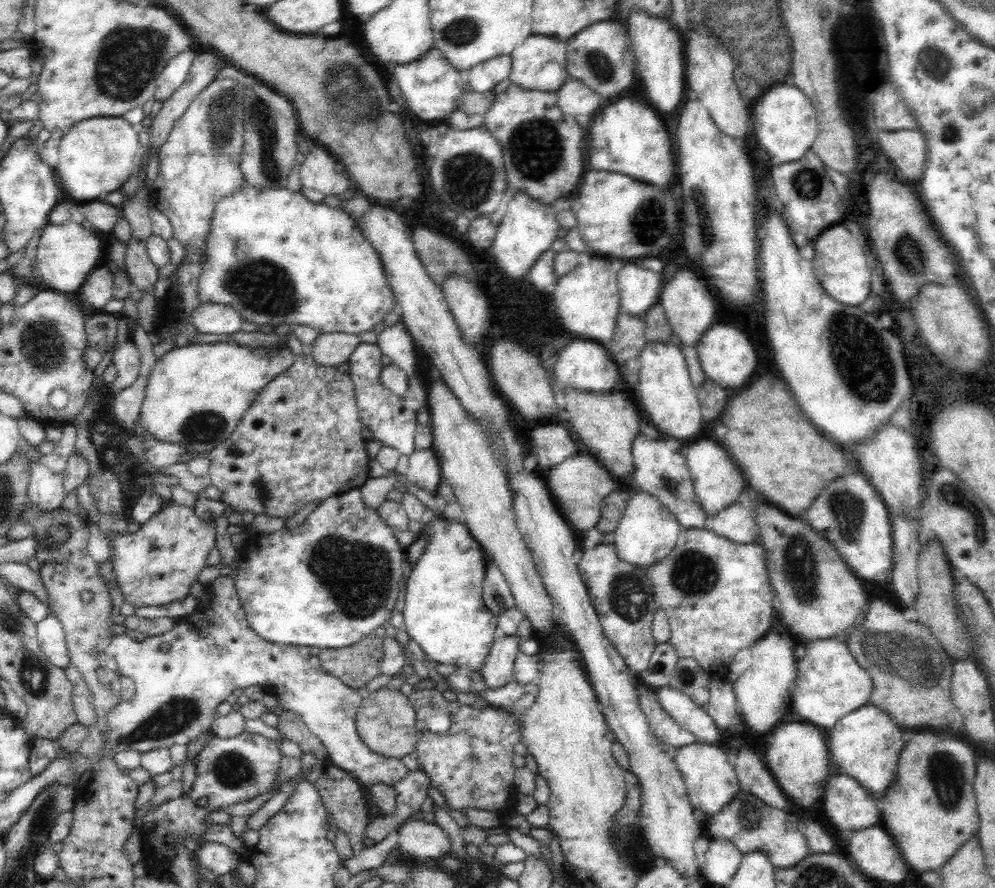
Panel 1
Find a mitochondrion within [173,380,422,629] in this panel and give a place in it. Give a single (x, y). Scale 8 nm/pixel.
(358, 575)

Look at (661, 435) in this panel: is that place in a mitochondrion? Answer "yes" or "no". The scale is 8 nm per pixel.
no

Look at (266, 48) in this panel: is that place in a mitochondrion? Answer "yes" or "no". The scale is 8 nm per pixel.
no

